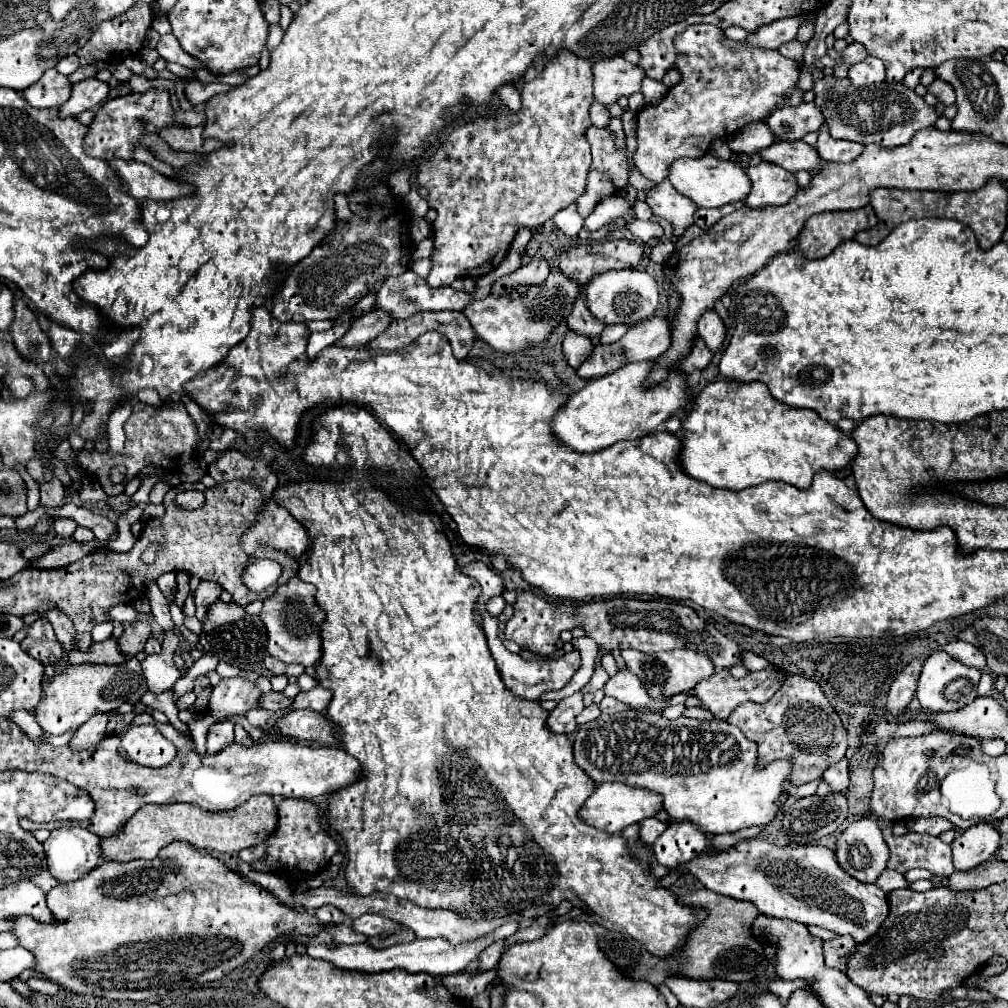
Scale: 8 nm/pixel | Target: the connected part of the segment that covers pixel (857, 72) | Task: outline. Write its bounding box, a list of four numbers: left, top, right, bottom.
[849,57,885,87]

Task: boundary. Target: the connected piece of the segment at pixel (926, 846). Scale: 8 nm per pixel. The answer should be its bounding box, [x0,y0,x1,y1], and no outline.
[883,827,955,877]

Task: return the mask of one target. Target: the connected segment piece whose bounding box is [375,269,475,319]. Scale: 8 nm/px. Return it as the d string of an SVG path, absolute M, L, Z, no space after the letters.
M407 269L399 277L389 277L383 283L383 287L377 291L375 307L385 309L387 313L393 315L393 319L405 319L405 317L411 317L411 315L415 315L419 311L443 311L443 309L459 309L459 311L463 311L473 299L475 297L471 293L455 291L453 287L431 289L417 273L413 273L411 269Z

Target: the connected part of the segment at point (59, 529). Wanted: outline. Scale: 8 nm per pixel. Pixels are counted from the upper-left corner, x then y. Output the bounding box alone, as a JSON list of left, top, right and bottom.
[53,519,77,539]

